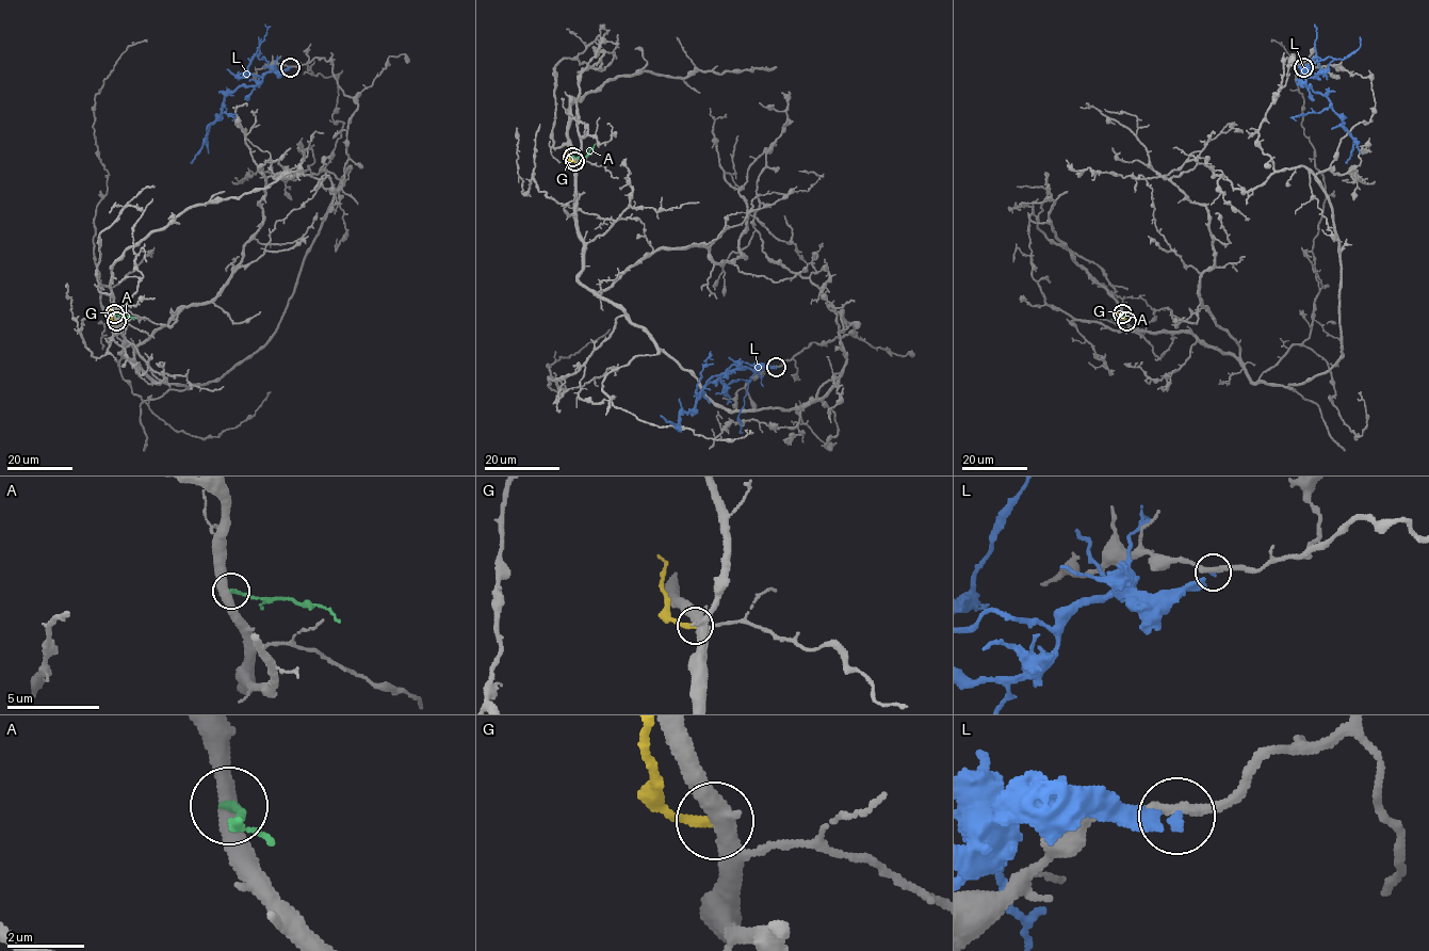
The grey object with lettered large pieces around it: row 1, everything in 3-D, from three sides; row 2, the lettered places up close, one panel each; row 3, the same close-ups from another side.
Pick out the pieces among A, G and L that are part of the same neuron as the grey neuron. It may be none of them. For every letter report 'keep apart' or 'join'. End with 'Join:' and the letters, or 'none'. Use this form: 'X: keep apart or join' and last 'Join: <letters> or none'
A: keep apart
G: keep apart
L: keep apart
Join: none

